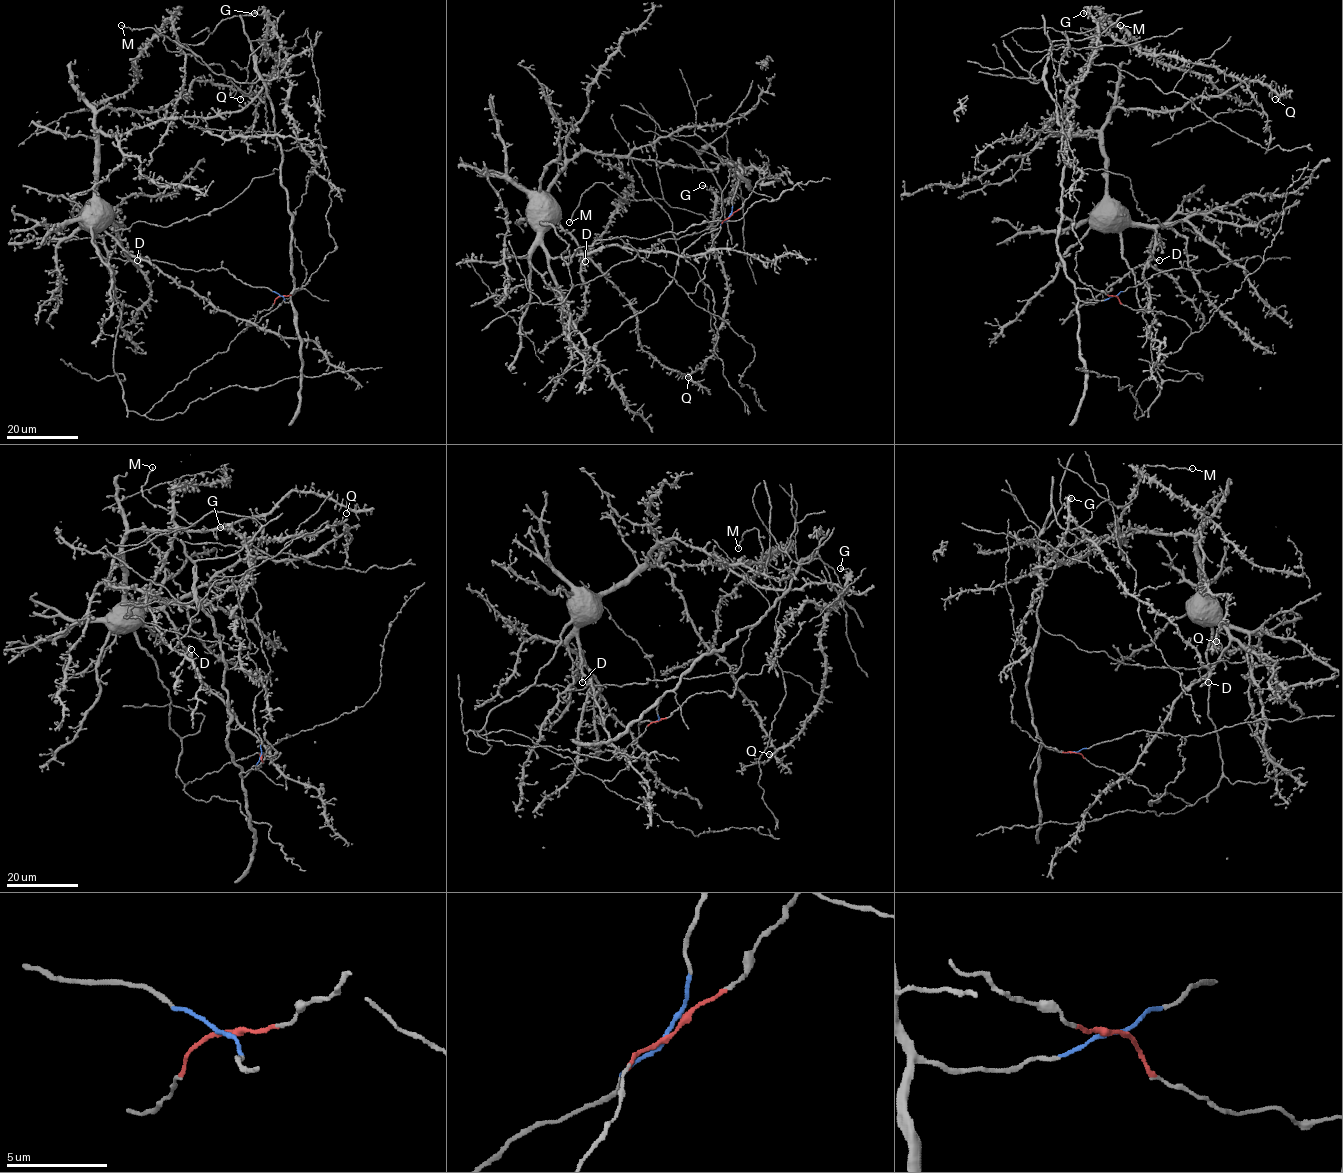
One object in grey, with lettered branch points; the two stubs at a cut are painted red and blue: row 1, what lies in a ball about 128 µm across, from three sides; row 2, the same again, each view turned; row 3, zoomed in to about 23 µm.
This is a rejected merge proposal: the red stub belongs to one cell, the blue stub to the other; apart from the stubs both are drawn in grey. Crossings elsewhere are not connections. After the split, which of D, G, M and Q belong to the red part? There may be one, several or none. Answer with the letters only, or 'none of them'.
D, Q

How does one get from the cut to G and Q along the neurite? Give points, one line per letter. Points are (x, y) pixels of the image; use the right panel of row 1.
G: (1115, 296), (1079, 299), (1057, 242), (1062, 126), (1046, 63), (1053, 42), (1098, 33), (1090, 11), (1083, 13)
Q: (1115, 296), (1191, 327), (1136, 391), (1144, 415), (1161, 378), (1102, 127), (1246, 80), (1275, 99)

